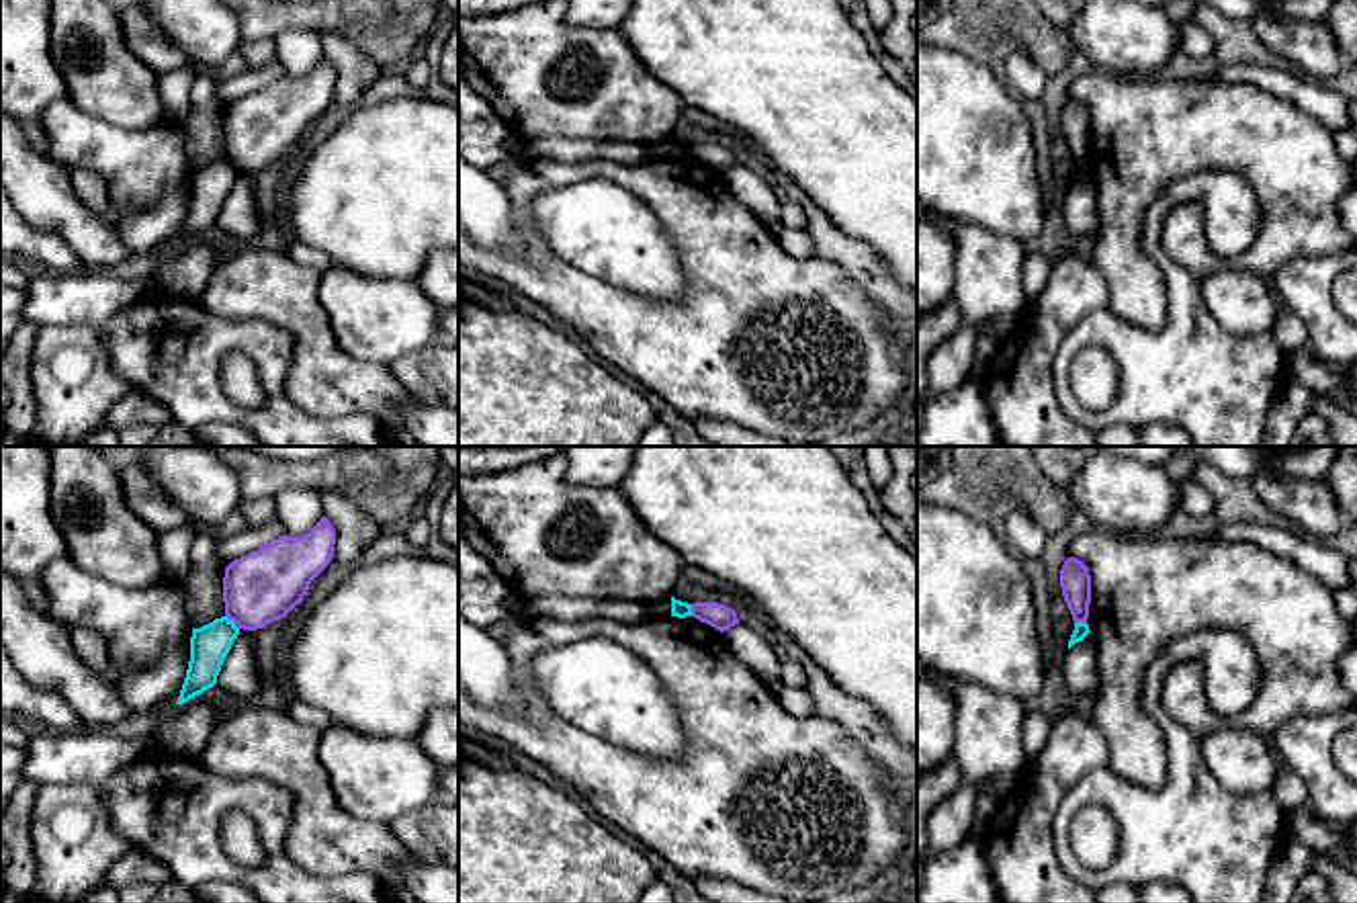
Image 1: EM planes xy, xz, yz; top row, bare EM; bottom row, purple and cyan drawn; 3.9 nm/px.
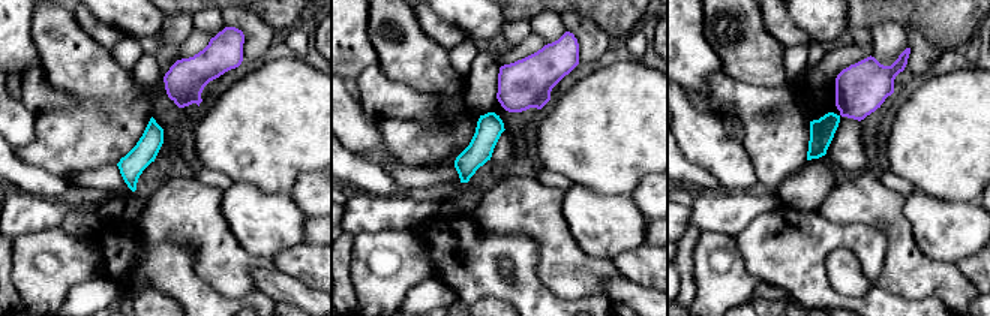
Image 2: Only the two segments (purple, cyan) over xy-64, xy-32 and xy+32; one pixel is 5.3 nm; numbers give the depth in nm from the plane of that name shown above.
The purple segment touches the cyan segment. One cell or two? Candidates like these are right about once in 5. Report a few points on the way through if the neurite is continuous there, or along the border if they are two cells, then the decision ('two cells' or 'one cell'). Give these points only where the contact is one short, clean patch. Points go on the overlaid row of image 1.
border xy (226, 615), (238, 629); two cells

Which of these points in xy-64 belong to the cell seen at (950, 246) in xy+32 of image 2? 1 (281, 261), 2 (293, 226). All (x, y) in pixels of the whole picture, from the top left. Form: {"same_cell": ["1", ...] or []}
{"same_cell": ["2"]}

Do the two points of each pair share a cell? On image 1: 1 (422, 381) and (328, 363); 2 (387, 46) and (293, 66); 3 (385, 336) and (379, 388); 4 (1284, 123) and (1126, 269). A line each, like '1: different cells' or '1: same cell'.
1: different cells
2: different cells
3: different cells
4: same cell

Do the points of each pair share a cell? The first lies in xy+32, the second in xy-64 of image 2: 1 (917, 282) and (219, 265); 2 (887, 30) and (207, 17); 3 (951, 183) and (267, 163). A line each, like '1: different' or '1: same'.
1: same
2: same
3: same

